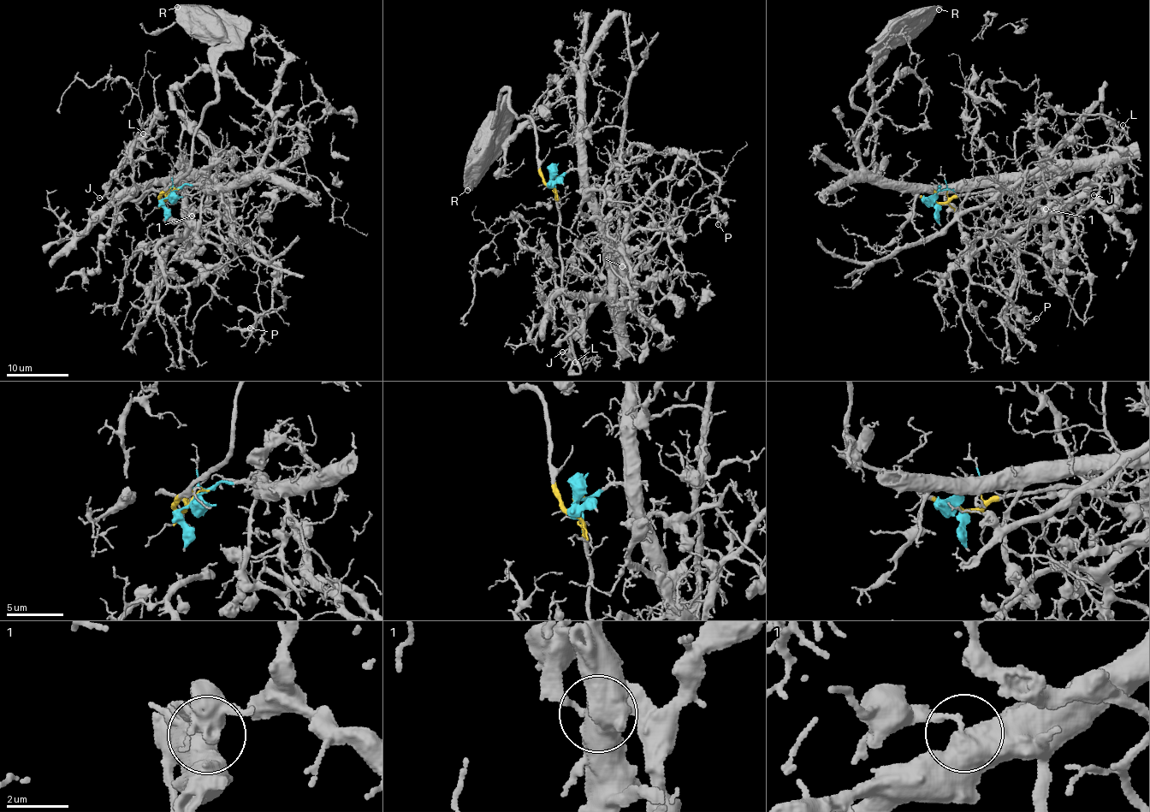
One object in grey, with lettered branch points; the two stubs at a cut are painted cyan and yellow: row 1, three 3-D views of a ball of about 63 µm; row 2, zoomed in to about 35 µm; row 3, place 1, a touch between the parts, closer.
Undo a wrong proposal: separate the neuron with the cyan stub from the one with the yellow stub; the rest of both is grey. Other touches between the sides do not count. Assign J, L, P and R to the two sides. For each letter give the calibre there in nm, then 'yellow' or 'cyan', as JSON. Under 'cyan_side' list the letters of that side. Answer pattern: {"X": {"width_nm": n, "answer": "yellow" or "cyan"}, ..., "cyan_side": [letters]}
{"J": {"width_nm": 150, "answer": "yellow"}, "L": {"width_nm": 120, "answer": "yellow"}, "P": {"width_nm": 150, "answer": "cyan"}, "R": {"width_nm": 700, "answer": "yellow"}, "cyan_side": ["P"]}

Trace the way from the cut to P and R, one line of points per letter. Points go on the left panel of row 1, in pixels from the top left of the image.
P: (168, 194), (202, 189), (198, 179), (181, 179), (197, 226), (245, 237), (272, 263), (283, 305), (251, 328)
R: (168, 194), (162, 199), (162, 192), (186, 175), (193, 136), (216, 95), (210, 45), (177, 6)

